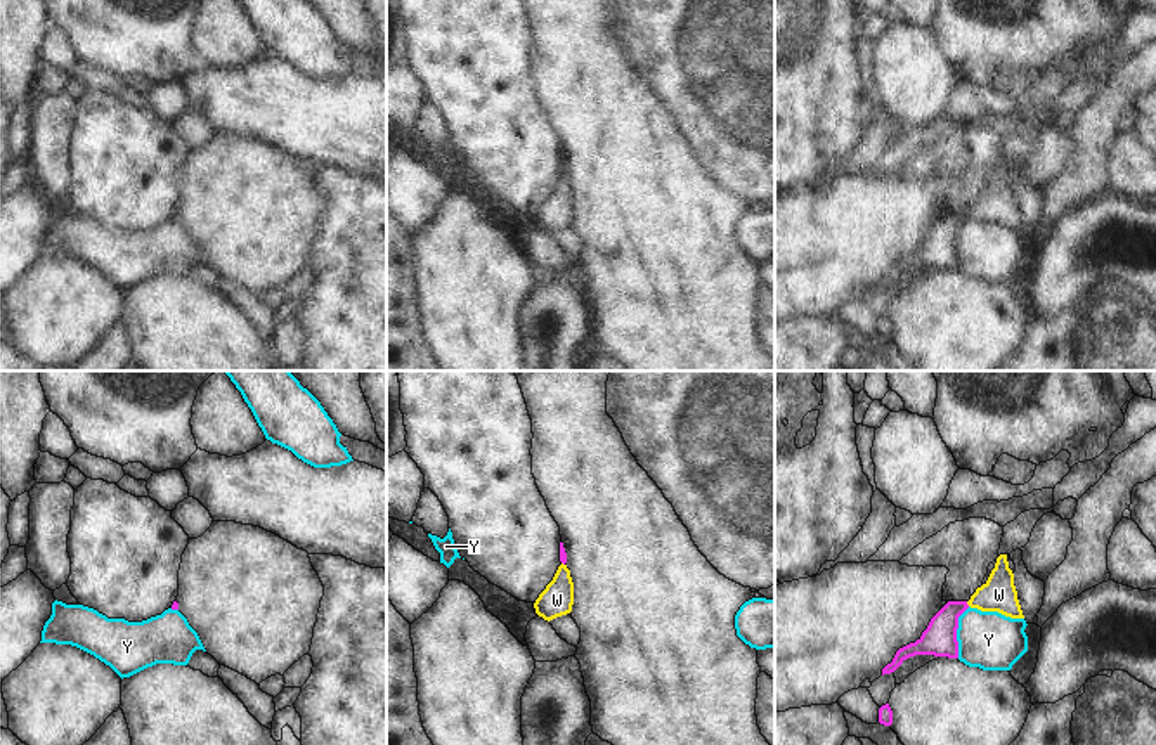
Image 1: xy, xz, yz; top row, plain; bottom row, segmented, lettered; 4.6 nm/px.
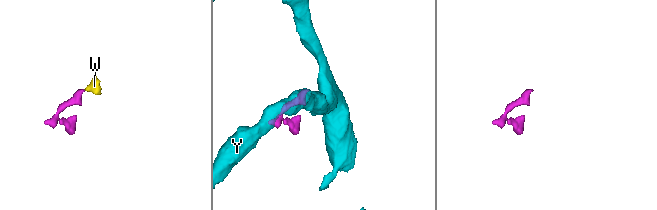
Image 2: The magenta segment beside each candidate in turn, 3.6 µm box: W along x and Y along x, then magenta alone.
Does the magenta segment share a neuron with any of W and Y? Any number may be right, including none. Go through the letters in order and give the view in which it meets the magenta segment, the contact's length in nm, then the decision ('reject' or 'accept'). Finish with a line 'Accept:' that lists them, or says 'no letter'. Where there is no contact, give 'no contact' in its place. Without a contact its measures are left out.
W: meets magenta in yz; contact 30 nm long; accept
Y: meets magenta in yz; contact 240 nm long; reject
Accept: W

